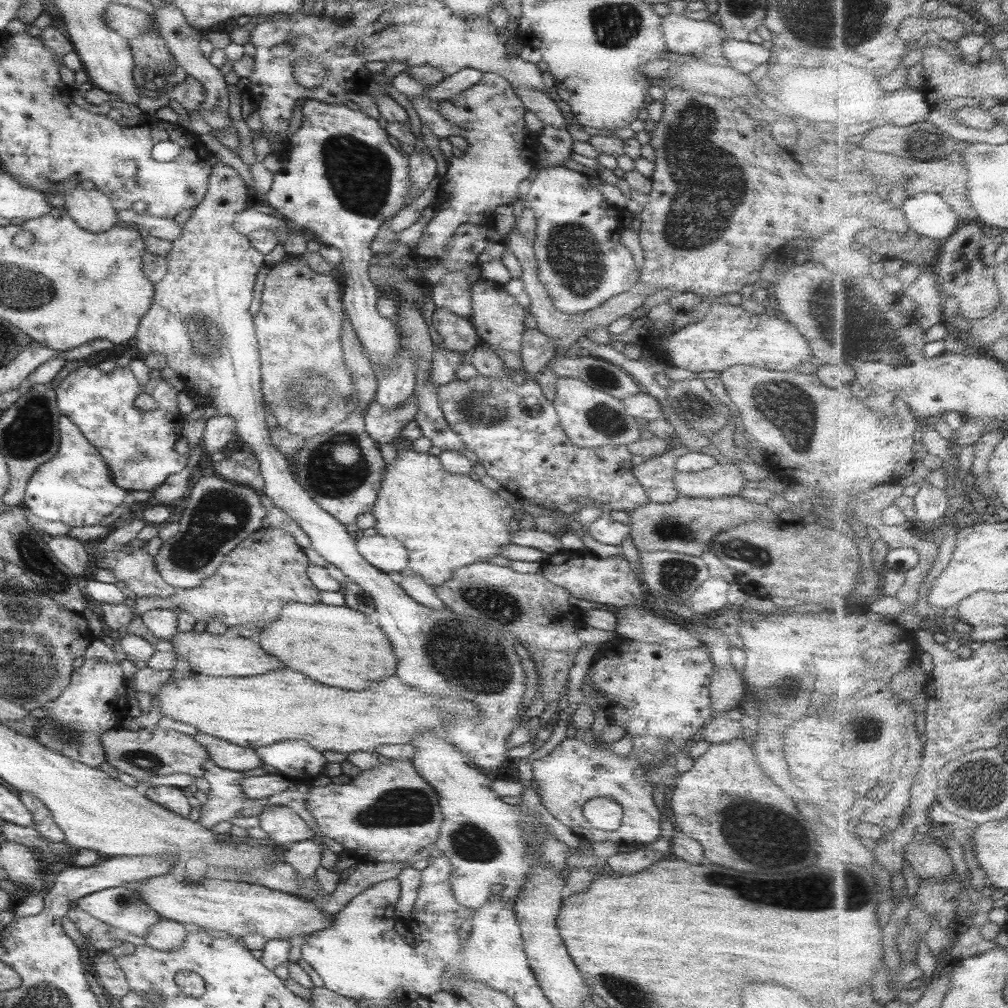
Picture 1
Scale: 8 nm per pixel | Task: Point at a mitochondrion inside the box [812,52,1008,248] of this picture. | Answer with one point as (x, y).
(930, 147)

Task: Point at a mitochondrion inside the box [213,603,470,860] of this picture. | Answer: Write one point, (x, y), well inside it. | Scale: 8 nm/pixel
(402, 806)

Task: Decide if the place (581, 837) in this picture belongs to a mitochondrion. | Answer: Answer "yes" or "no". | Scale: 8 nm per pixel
no

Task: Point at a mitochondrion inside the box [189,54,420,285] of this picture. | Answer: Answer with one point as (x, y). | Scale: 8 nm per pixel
(360, 174)

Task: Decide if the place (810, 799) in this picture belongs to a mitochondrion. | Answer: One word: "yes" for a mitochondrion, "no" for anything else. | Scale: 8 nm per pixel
no

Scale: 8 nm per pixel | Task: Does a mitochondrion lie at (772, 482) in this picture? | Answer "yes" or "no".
no

